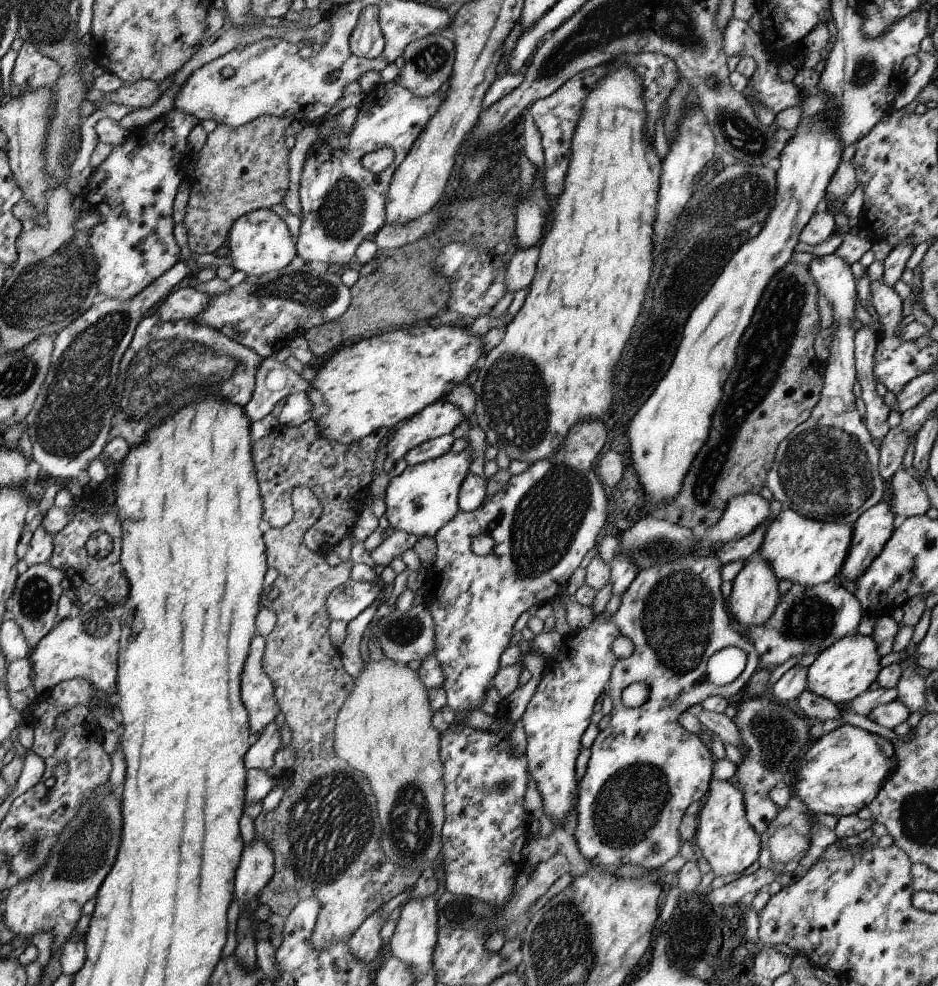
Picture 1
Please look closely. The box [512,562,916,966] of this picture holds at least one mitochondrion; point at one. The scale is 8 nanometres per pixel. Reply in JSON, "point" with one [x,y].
{"point":[676,615]}

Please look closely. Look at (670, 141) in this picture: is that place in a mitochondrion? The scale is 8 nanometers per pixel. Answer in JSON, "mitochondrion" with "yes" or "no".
{"mitochondrion":"no"}

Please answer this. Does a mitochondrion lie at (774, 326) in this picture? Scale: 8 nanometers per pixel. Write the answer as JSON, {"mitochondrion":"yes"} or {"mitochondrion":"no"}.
{"mitochondrion":"yes"}

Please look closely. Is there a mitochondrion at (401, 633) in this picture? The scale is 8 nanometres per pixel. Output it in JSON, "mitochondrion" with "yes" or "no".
{"mitochondrion":"yes"}

